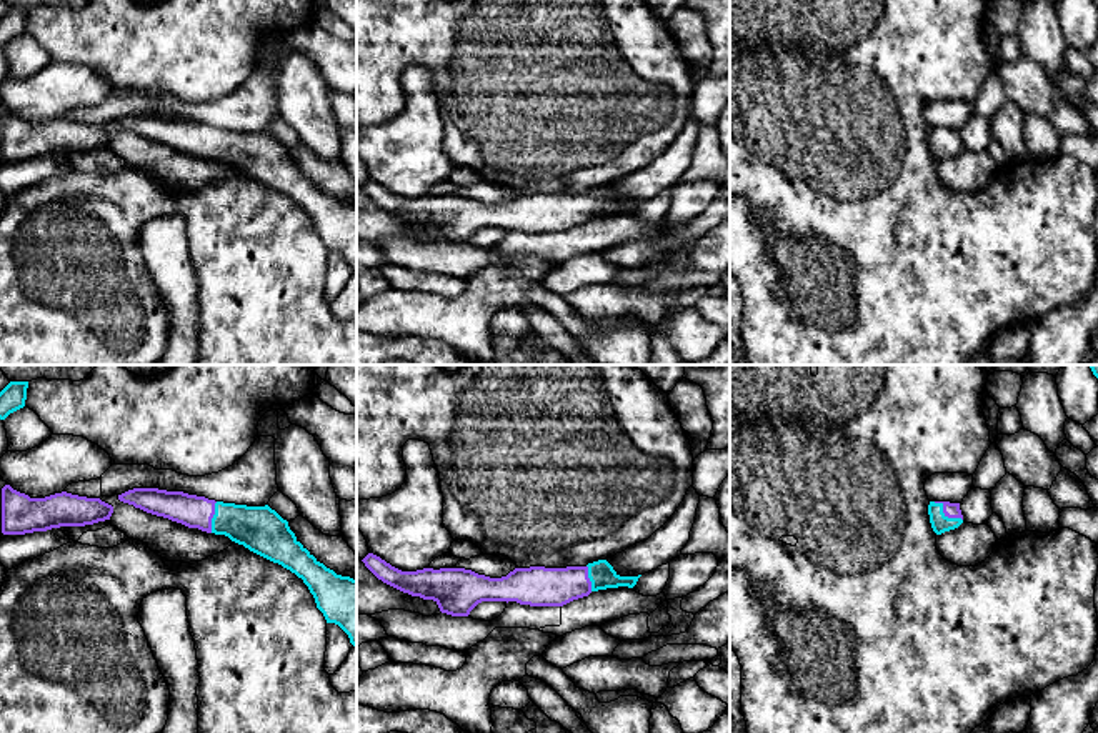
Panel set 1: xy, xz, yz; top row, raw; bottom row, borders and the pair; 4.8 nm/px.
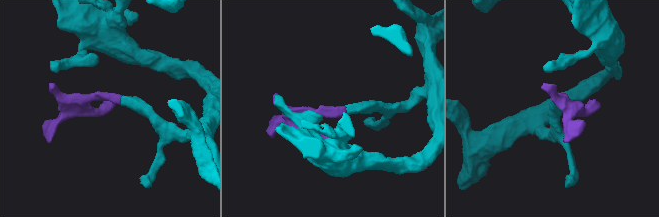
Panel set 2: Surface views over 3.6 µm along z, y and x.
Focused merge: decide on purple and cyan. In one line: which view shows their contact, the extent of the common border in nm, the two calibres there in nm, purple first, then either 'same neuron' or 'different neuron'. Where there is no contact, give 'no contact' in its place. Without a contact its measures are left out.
meets purple in yz; contact 170 nm long; 80 nm thick on the purple side, 90 nm on the other; same neuron

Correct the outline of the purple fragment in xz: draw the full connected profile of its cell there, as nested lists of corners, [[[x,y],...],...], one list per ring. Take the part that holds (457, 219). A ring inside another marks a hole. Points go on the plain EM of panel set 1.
[[[373,180],[362,188],[383,210],[412,223],[433,227],[442,240],[452,243],[468,243],[482,228],[563,233],[591,218],[633,215],[641,203],[620,203],[606,187],[586,193],[515,195],[502,205],[490,205],[465,195],[402,198]]]

